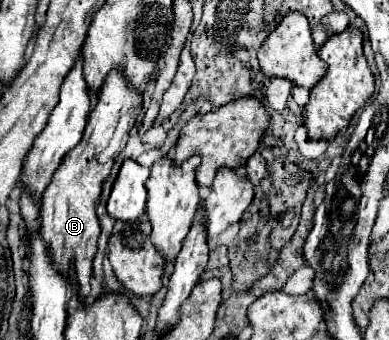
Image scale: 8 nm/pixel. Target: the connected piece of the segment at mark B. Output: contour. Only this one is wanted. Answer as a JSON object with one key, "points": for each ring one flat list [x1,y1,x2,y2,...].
{"points":[[114,69,100,87,98,103,88,115,88,123,80,143,64,155,56,173,52,175,50,185,42,195,42,237,44,241,48,241,50,257,64,275,68,273,68,267,74,261,82,299,86,299,90,293,92,259,100,235,96,205,100,199,102,181,110,175,114,157,126,147,128,131,136,123,140,109,142,109,140,91,130,85,130,81,120,69]]}

